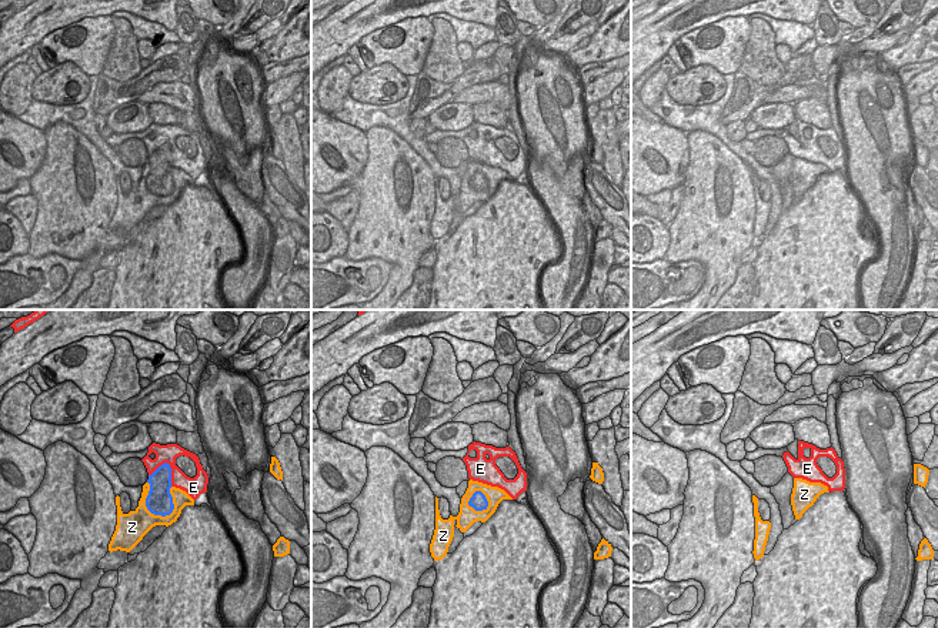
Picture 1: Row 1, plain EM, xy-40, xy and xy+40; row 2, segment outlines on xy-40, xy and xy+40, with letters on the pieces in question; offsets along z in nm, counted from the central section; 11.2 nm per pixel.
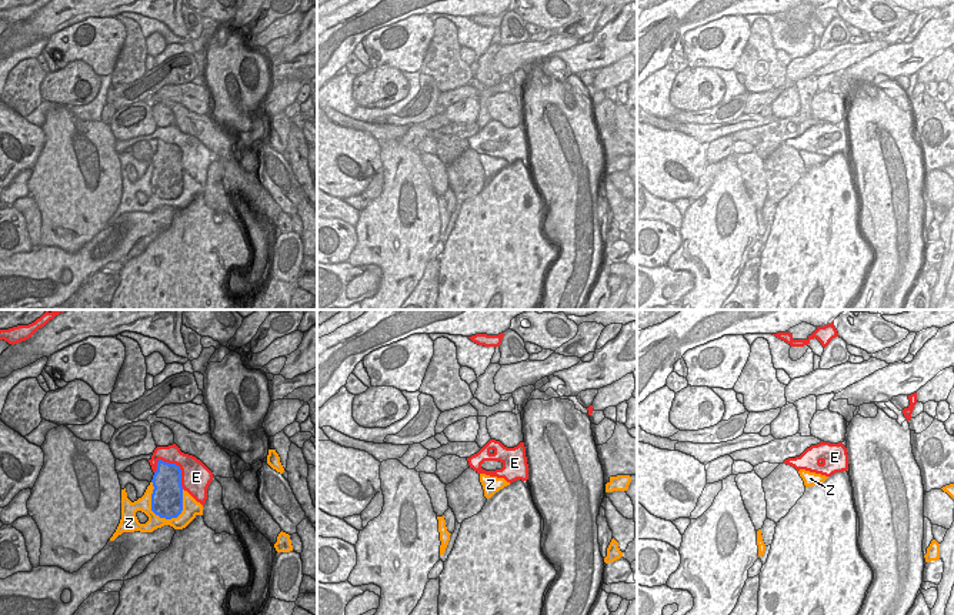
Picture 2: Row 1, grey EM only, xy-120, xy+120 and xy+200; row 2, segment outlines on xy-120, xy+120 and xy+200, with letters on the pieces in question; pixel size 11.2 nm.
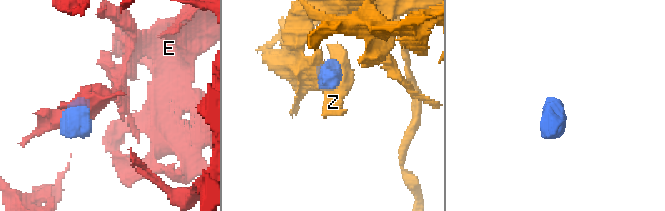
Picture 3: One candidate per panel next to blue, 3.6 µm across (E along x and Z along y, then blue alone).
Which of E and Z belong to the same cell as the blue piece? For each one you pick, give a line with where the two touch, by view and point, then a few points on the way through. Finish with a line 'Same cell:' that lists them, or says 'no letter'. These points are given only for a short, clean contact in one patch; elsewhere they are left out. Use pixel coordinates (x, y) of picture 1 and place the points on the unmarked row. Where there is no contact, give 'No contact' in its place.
Same cell: no letter.

